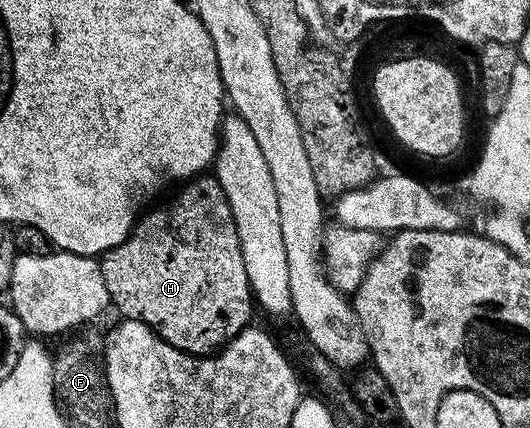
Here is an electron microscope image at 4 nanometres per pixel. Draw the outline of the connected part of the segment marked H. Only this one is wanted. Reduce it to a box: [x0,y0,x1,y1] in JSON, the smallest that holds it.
[98,175,252,355]

